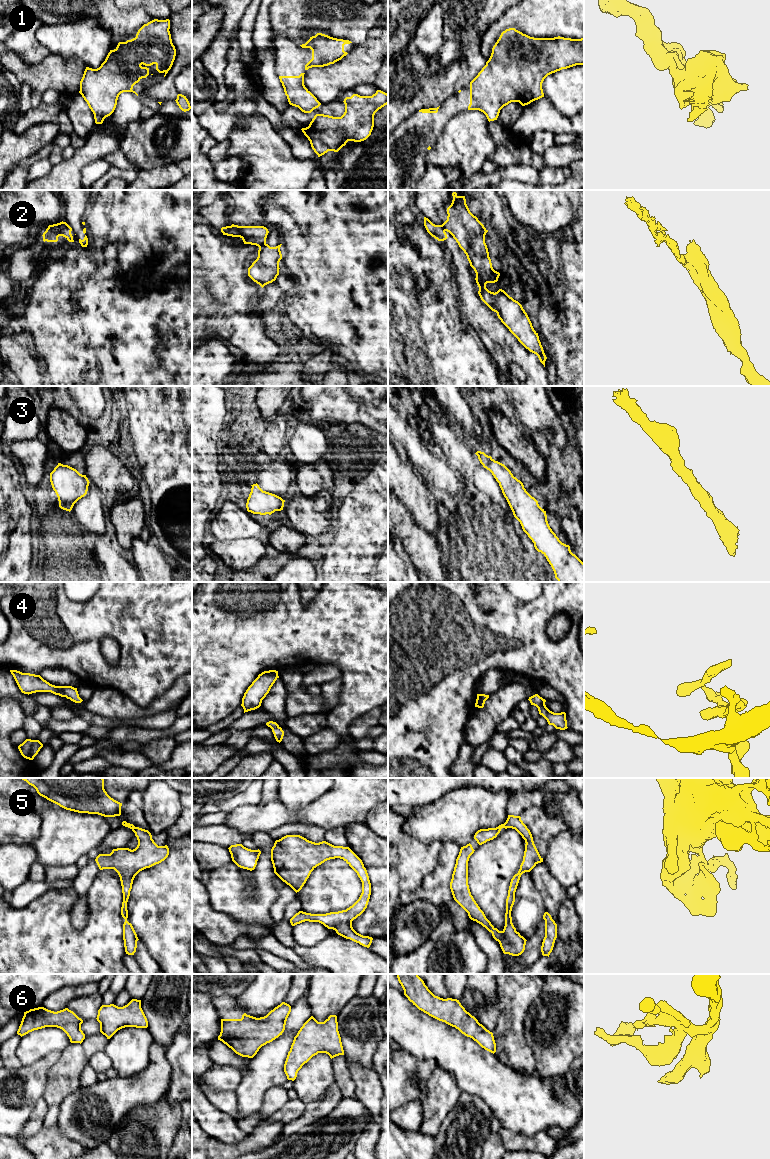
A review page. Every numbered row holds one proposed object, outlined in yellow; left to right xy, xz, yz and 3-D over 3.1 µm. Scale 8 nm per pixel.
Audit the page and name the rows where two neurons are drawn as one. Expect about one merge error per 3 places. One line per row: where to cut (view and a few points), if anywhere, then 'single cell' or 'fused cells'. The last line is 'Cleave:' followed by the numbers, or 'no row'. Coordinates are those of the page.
1: cut none; single cell
2: cut xz (265, 242), (259, 247); fused cells
3: cut none; single cell
4: cut none; single cell
5: cut none; single cell
6: cut none; single cell
Cleave: 2

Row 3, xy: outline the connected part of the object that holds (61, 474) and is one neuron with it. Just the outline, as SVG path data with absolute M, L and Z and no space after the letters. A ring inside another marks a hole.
M61 463L50 473L50 482L58 497L59 507L69 512L87 494L90 483L86 475Z

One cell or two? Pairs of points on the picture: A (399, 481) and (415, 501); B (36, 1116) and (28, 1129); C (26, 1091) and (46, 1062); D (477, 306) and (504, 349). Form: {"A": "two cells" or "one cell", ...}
{"A": "one cell", "B": "one cell", "C": "one cell", "D": "one cell"}

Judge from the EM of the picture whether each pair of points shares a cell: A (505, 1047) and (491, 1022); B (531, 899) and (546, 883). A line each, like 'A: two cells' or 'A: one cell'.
A: two cells
B: two cells

